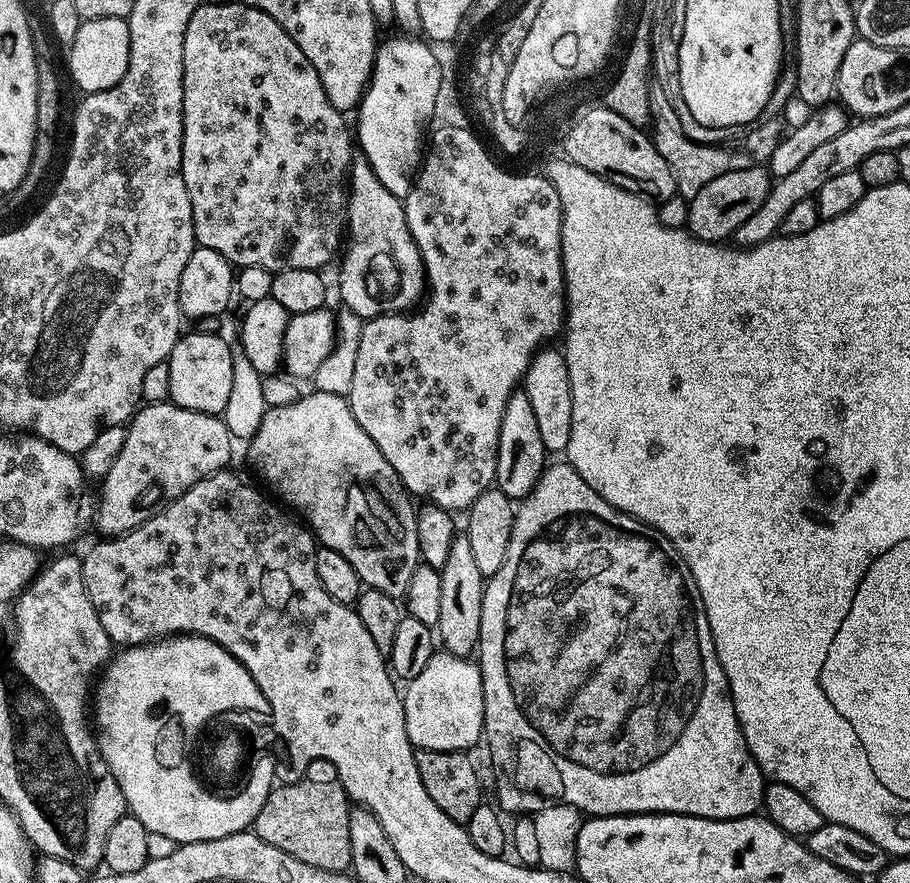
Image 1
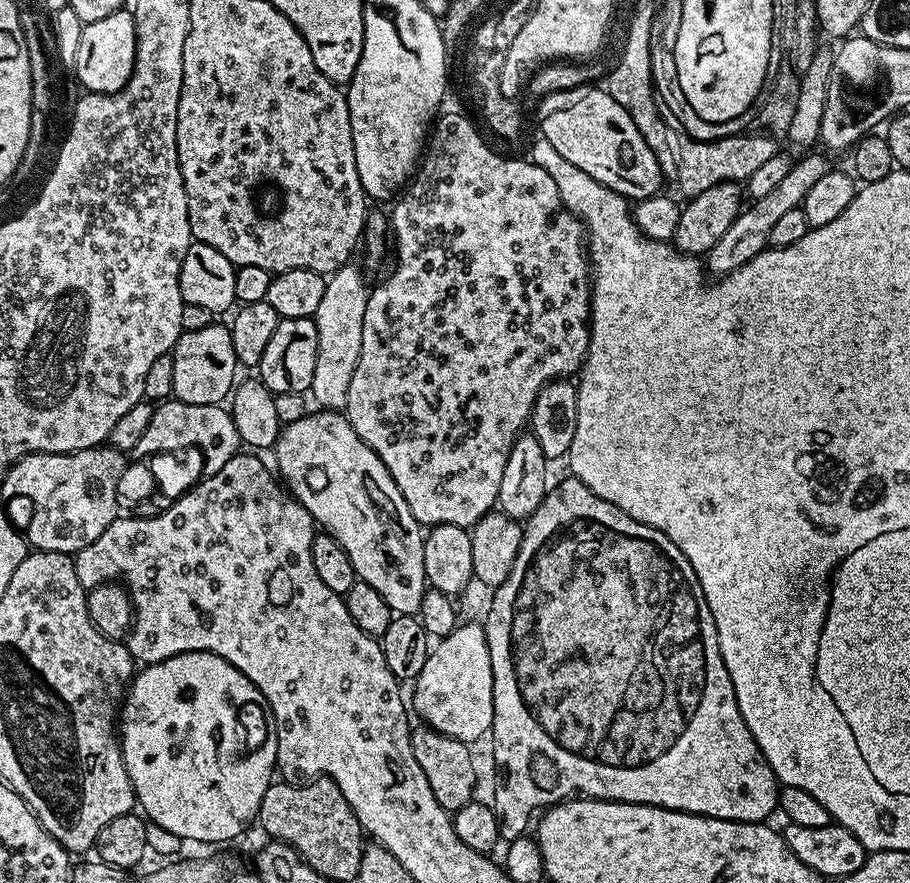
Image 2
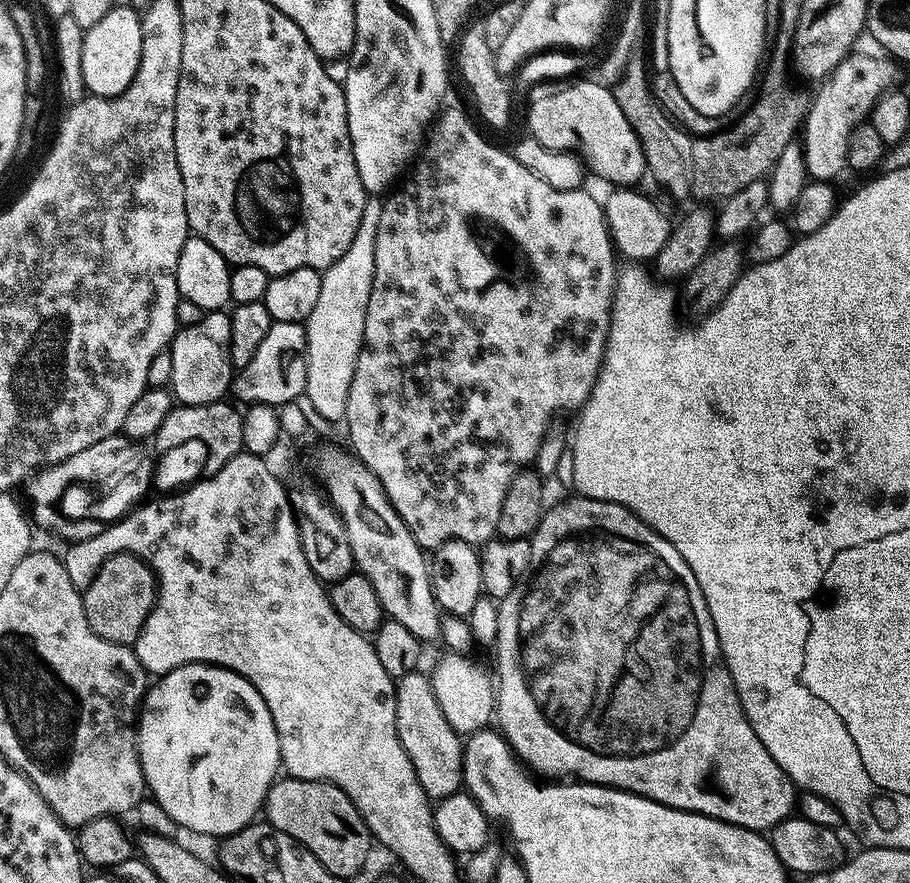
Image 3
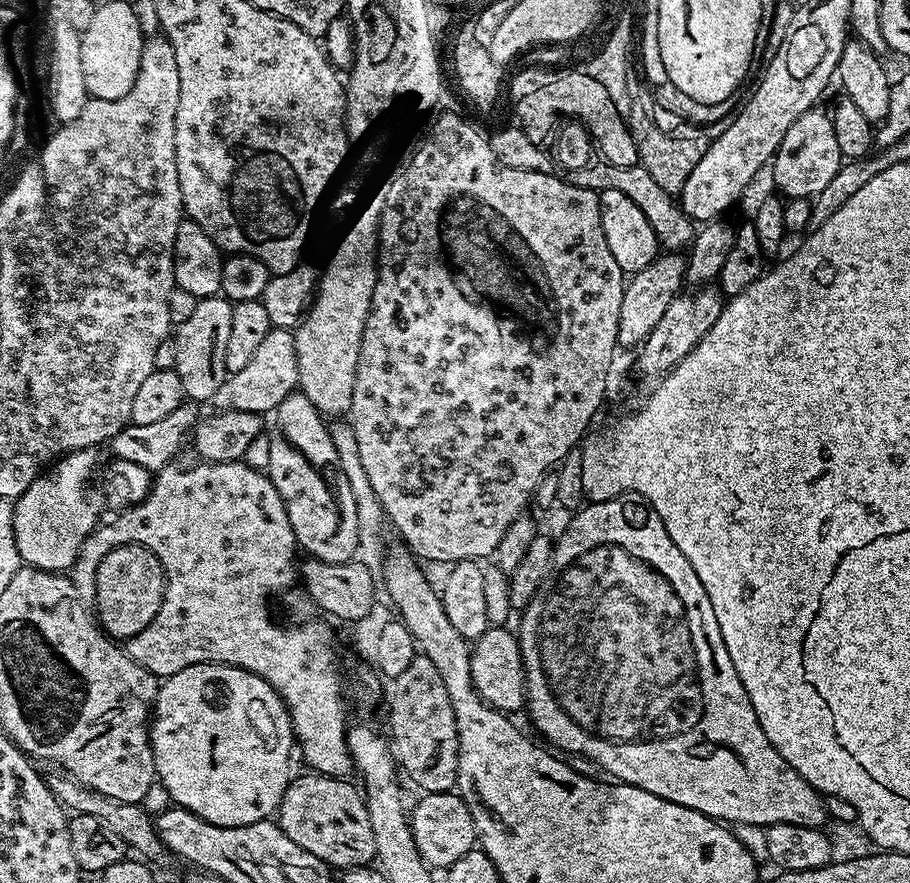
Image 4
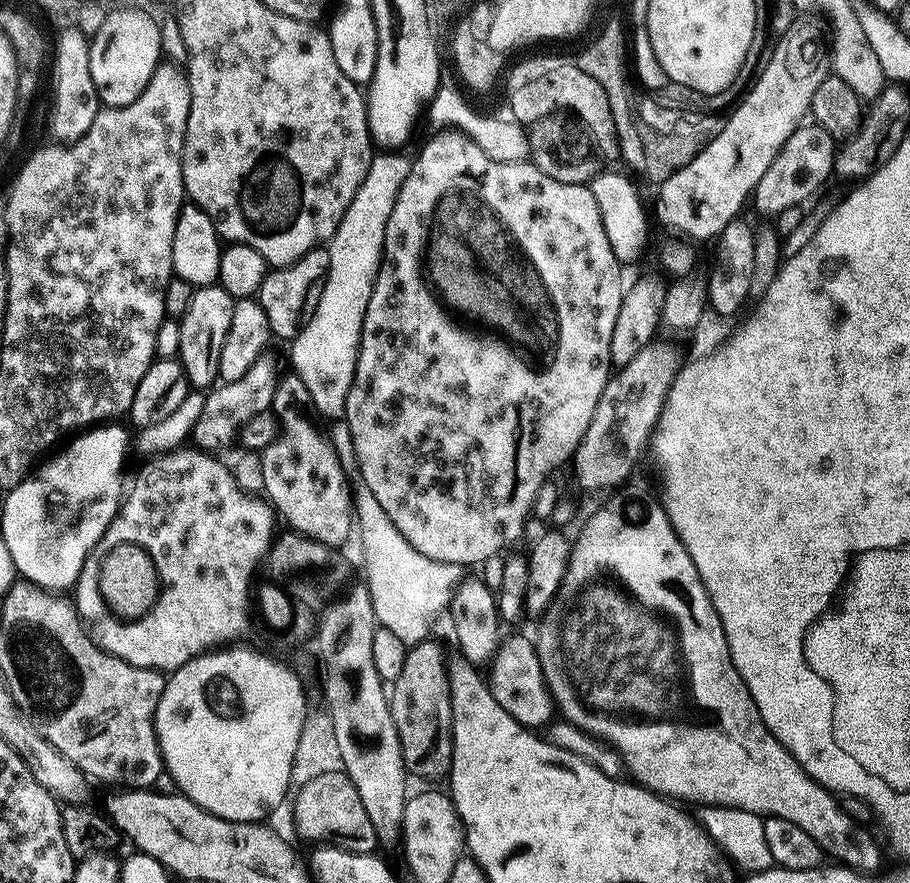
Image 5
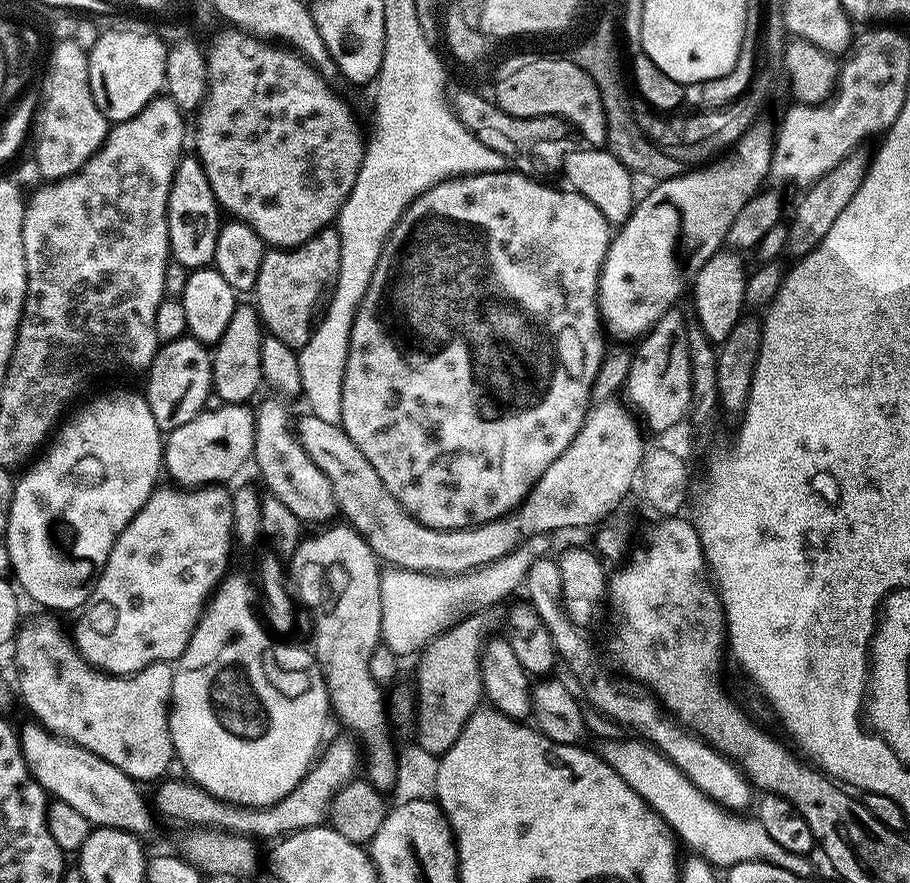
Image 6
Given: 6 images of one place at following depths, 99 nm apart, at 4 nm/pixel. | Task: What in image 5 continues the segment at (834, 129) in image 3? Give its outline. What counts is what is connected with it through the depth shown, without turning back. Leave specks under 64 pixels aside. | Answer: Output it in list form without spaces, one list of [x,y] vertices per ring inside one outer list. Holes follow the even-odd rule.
[[[817,124],[801,125],[796,128],[794,134],[780,147],[779,154],[770,162],[770,170],[762,174],[758,186],[750,197],[751,207],[756,207],[756,212],[760,216],[775,218],[782,210],[790,210],[790,206],[795,204],[803,205],[804,200],[808,200],[815,194],[816,190],[833,175],[834,172],[834,141],[832,135]]]

